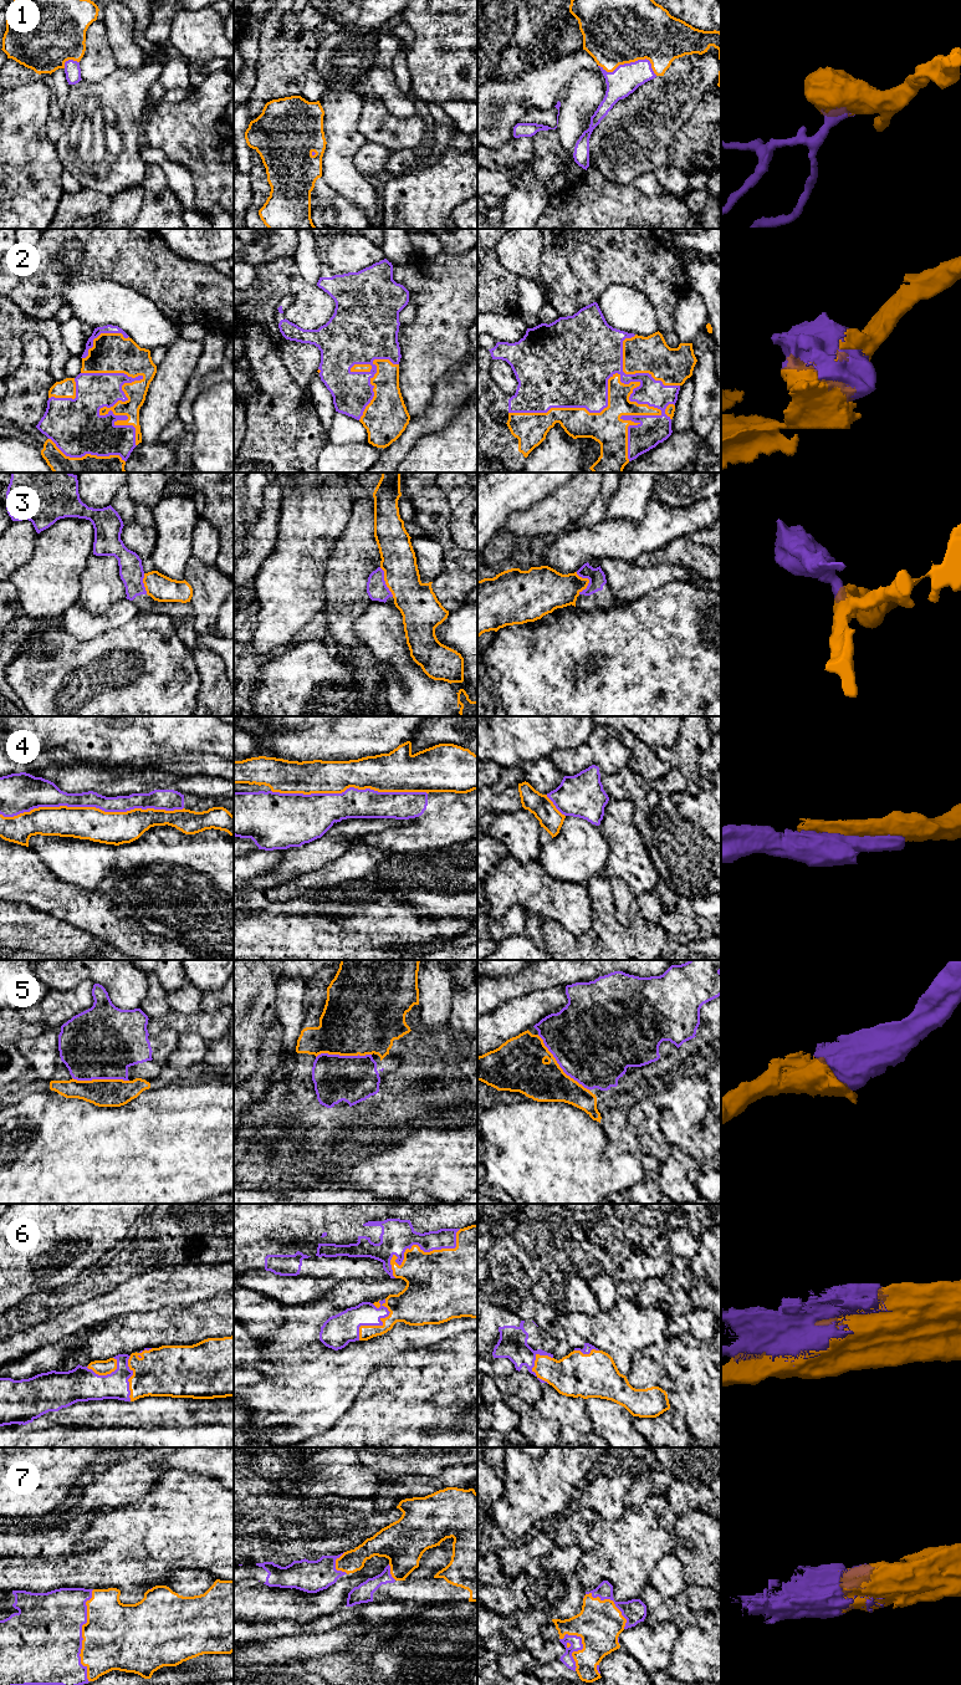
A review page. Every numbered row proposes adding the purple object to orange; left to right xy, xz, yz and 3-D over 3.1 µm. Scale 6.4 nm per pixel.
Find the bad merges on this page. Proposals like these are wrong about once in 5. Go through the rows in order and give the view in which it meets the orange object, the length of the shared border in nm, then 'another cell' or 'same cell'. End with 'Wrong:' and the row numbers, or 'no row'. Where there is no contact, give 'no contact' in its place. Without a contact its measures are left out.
1: yz | 380 nm | same cell
2: yz | 1000 nm | same cell
3: yz | 150 nm | another cell
4: xy | 1200 nm | another cell
5: yz | 500 nm | same cell
6: xz | 550 nm | same cell
7: xy | 600 nm | same cell
Wrong: 3, 4

